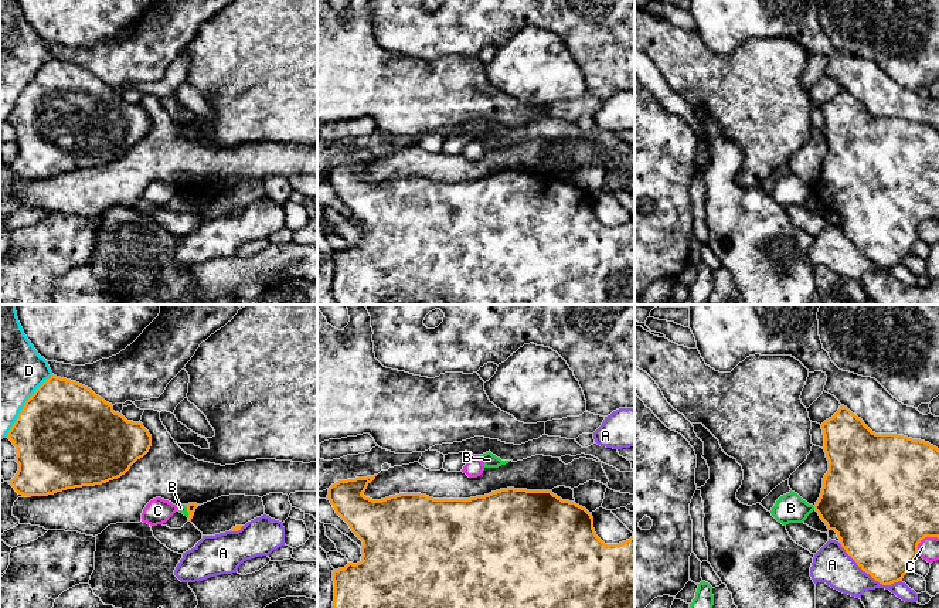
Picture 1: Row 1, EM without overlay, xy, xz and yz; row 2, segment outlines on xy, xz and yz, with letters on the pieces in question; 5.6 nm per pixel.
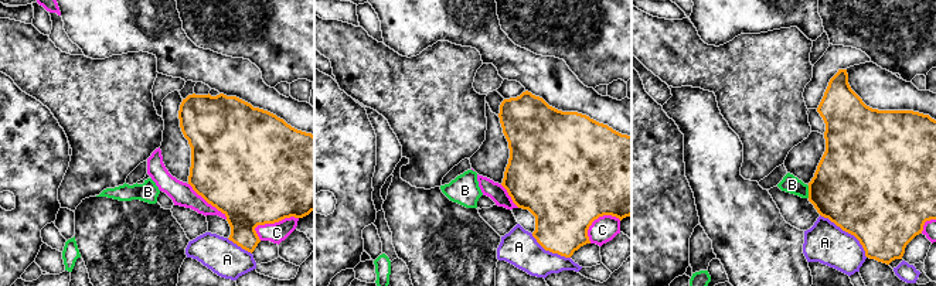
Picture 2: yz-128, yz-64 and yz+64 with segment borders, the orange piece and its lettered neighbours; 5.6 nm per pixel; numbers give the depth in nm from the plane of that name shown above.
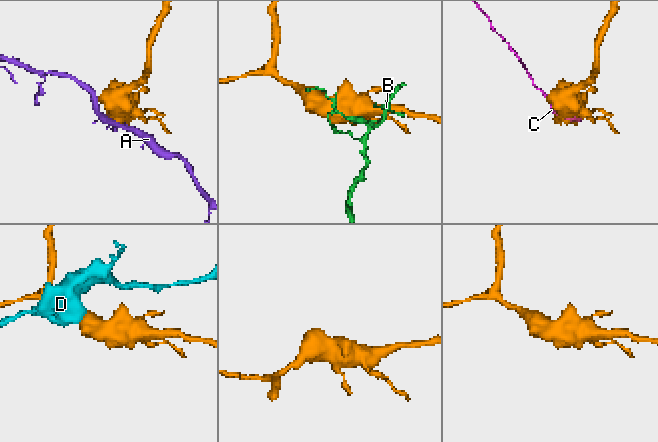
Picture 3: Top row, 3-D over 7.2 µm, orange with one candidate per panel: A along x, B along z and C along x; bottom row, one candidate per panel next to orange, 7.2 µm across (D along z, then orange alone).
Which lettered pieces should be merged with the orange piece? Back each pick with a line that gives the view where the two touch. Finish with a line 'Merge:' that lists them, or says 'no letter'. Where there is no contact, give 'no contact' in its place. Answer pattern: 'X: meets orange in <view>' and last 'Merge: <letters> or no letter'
Merge: no letter

